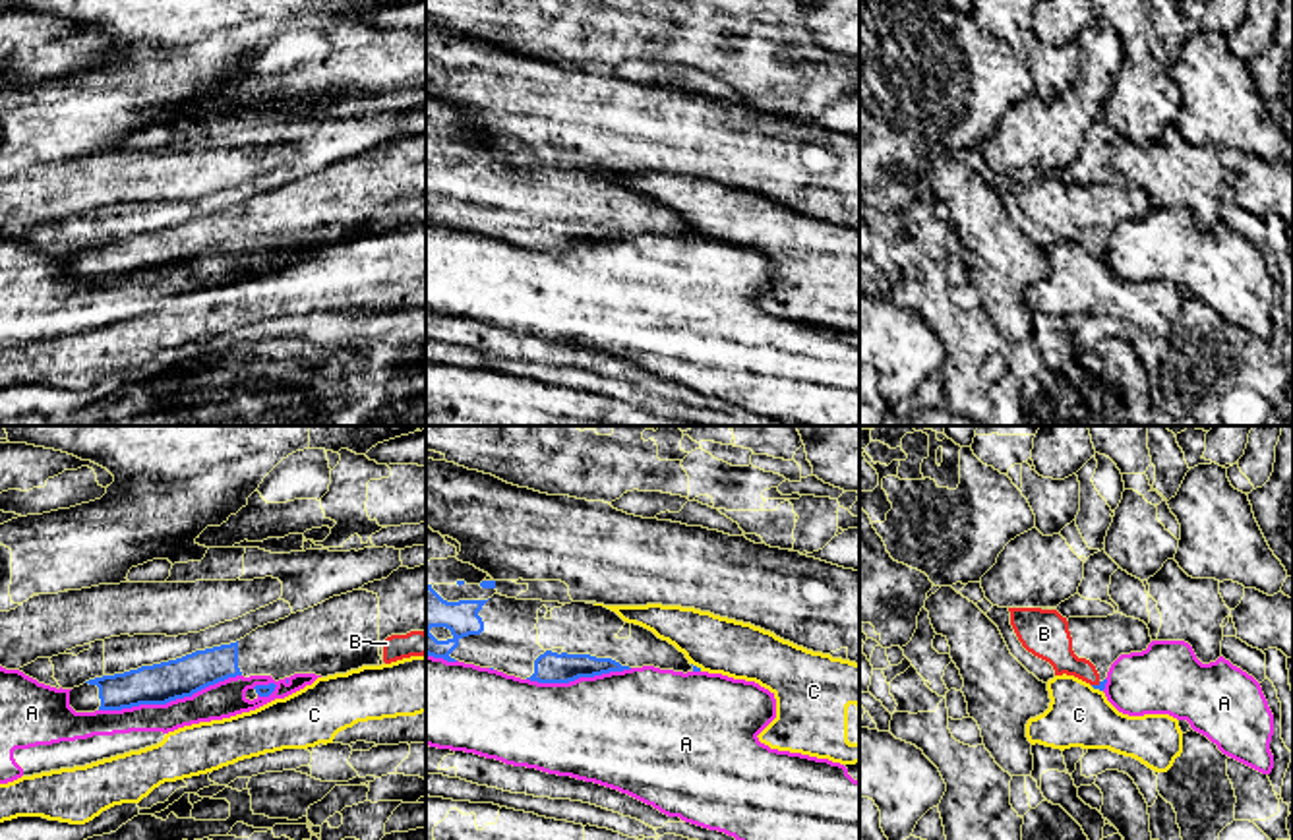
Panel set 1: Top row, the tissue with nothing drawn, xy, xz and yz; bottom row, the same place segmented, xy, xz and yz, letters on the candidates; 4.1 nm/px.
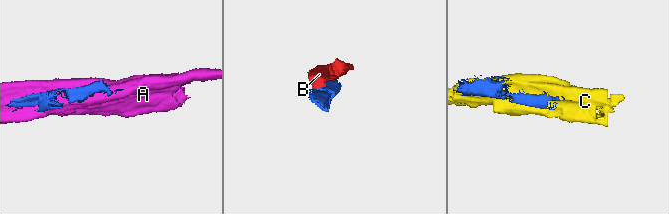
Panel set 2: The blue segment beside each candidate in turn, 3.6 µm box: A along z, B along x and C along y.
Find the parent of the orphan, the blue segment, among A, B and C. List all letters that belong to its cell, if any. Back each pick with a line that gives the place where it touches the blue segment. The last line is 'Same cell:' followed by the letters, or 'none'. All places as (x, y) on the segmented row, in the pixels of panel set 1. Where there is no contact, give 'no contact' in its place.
B: meets blue in yz at (1096, 686)
Same cell: B

